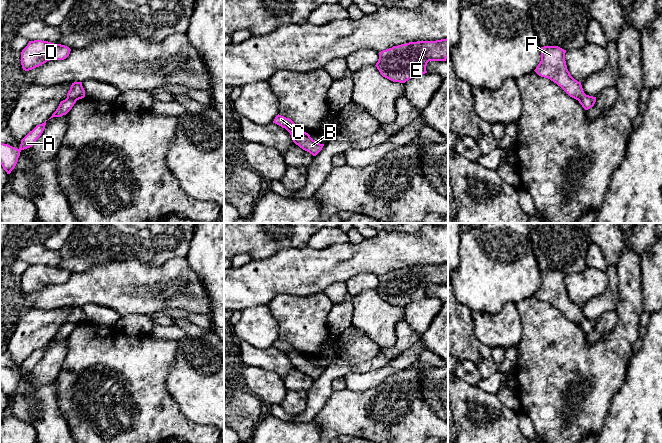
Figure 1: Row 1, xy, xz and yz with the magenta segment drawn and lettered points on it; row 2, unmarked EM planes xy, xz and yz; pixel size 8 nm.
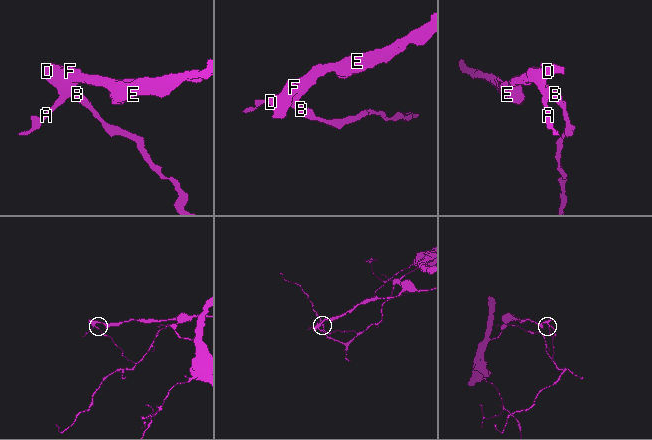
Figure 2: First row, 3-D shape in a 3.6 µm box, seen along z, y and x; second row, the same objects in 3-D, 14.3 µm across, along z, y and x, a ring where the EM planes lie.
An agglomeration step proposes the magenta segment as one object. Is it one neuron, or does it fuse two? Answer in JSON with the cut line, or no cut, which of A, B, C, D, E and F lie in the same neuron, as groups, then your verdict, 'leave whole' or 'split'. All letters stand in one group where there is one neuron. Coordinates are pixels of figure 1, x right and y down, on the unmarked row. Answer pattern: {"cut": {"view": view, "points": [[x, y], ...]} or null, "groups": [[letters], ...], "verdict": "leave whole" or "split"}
{"cut": {"view": "xz", "points": [[285, 351], [296, 351], [298, 353]]}, "groups": [["A", "B"], ["C", "D", "E", "F"]], "verdict": "split"}

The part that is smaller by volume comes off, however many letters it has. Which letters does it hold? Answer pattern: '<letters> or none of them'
C, D, E, F

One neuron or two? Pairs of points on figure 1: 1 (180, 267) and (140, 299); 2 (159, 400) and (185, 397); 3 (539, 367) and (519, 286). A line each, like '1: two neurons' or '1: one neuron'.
1: one neuron
2: two neurons
3: two neurons

